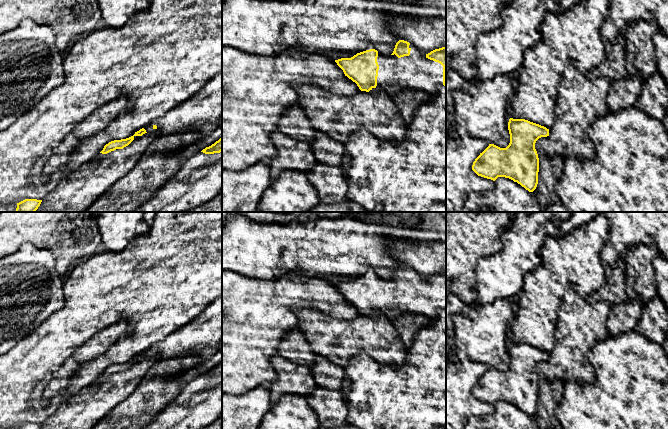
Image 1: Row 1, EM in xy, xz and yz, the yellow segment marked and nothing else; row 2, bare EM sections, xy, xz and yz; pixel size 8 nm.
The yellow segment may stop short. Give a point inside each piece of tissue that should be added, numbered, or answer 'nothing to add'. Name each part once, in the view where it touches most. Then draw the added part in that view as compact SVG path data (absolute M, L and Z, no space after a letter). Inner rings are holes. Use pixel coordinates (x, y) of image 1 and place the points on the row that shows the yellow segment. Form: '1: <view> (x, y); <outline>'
1: xz (414, 72); M413 45L409 56L398 58L378 51L379 65L377 86L369 92L385 92L393 95L406 90L421 90L429 95L436 93L443 85L443 66L430 60L426 54Z

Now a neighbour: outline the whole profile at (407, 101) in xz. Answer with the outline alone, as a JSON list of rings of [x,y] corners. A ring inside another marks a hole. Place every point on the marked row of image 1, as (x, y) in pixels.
[[[406,90],[389,95],[406,123],[412,119],[415,109],[429,100],[430,95],[421,90]]]

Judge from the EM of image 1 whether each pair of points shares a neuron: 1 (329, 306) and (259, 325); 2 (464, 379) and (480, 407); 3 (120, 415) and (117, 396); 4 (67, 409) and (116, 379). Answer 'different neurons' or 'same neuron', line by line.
1: same neuron
2: same neuron
3: different neurons
4: same neuron

